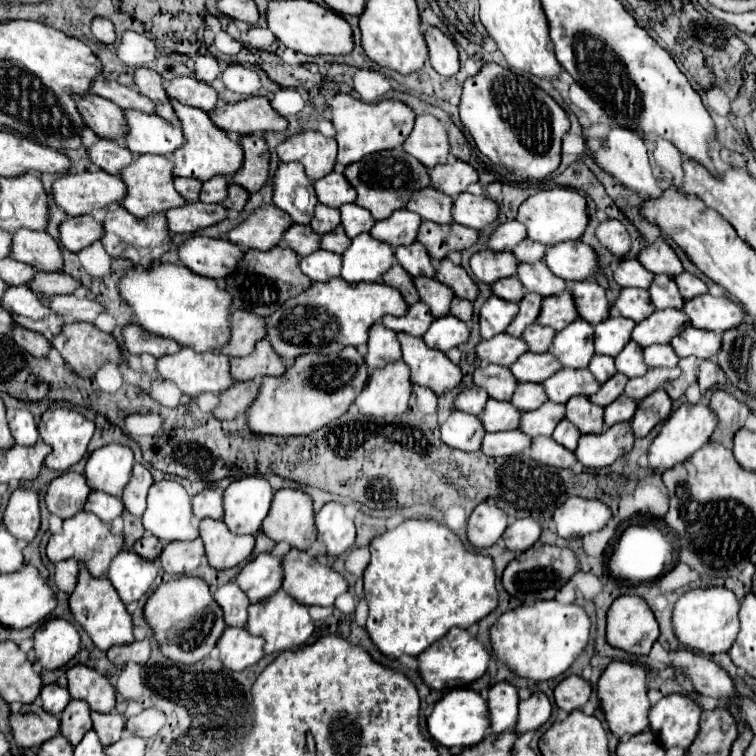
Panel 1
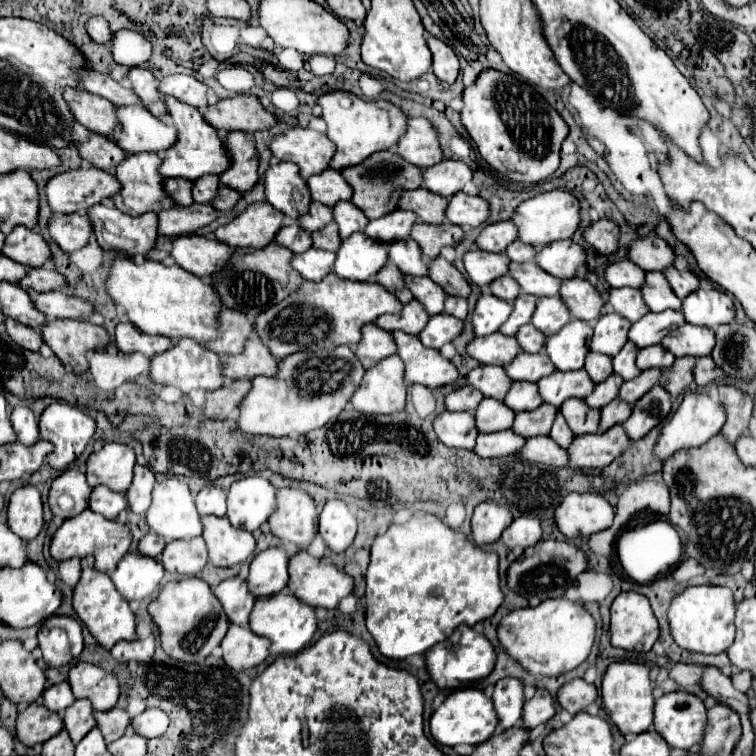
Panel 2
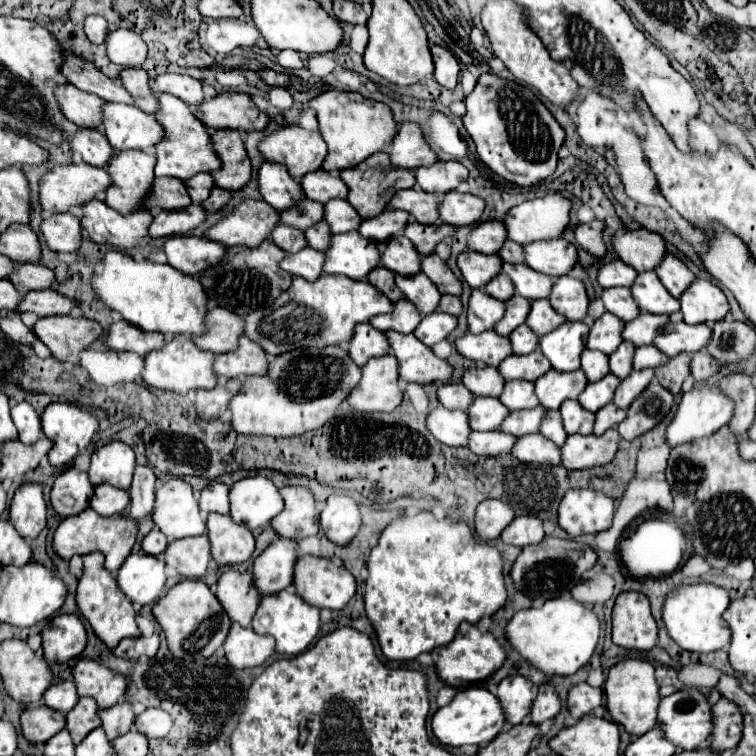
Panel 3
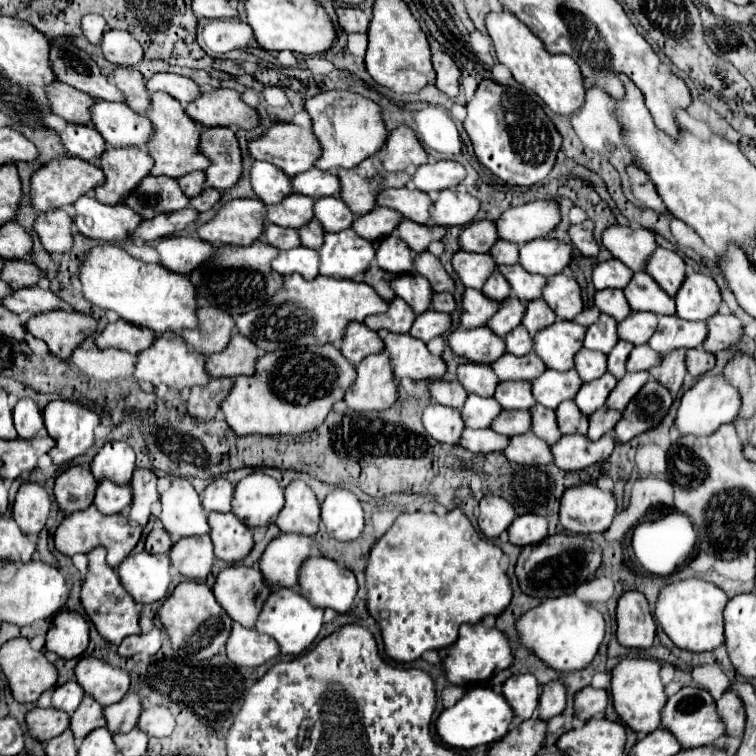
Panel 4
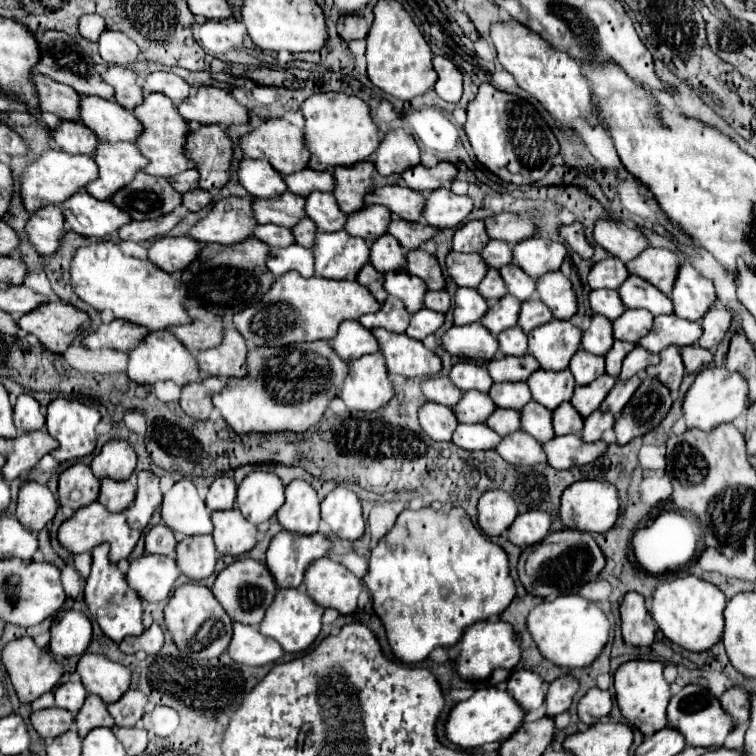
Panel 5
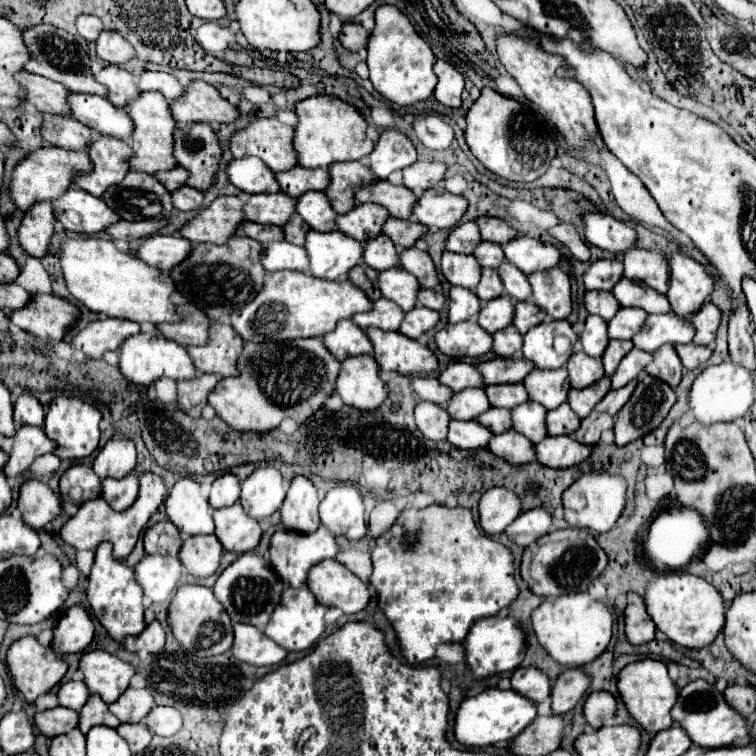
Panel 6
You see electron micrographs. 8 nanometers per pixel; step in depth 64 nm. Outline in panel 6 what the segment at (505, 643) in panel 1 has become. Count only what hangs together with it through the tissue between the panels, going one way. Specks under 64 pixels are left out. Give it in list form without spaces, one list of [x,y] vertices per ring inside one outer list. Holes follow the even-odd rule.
[[[584,592],[566,594],[566,596],[558,596],[552,602],[550,600],[542,602],[532,612],[532,628],[536,632],[540,646],[558,664],[578,668],[592,662],[606,650],[612,638],[612,614],[608,612],[608,606],[604,602],[598,602]]]

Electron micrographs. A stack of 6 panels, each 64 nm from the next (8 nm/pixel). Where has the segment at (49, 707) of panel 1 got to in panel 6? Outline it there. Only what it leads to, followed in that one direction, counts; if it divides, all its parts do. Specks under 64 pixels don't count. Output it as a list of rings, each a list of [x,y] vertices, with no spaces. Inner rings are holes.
[[[66,682],[58,690],[60,706],[72,708],[72,710],[80,710],[86,704],[88,696],[90,696],[90,692],[84,682]]]

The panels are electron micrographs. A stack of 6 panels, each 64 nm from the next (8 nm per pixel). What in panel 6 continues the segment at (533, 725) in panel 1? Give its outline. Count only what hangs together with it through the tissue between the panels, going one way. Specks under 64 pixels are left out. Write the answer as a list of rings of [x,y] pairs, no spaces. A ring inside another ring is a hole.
[[[570,668],[570,670],[562,672],[556,678],[552,692],[550,692],[552,714],[560,716],[560,714],[566,714],[568,710],[572,710],[576,706],[576,702],[584,696],[588,684],[590,684],[590,678],[578,668]]]

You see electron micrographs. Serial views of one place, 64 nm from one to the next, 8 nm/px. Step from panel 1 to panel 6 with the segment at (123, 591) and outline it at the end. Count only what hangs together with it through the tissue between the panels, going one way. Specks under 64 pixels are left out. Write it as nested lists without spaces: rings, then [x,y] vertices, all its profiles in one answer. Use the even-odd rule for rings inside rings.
[[[144,556],[134,566],[134,580],[150,602],[166,602],[182,576],[176,556]]]

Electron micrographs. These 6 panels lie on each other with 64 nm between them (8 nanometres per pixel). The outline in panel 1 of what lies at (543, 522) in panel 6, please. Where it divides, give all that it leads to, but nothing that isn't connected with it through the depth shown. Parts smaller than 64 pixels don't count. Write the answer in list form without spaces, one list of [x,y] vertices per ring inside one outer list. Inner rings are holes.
[[[516,520],[502,534],[504,546],[510,552],[526,552],[540,538],[540,524],[536,520]]]

